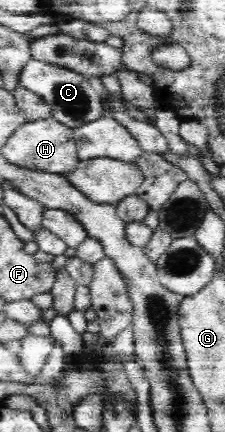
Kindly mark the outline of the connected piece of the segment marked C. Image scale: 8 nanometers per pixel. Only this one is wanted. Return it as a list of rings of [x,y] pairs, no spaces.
[[[31,57],[24,69],[20,71],[18,85],[40,95],[52,109],[53,119],[70,129],[97,121],[108,113],[106,105],[96,94],[90,80],[80,72],[71,68],[60,67],[59,64],[38,61]]]

